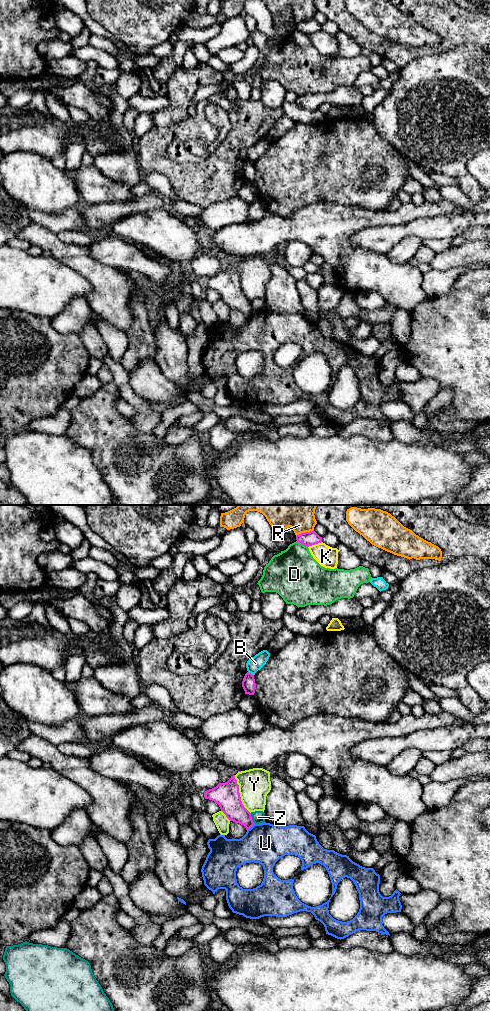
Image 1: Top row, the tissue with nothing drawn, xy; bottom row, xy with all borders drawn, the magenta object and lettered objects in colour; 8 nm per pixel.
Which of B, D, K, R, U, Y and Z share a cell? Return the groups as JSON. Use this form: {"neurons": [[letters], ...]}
{"neurons": [["B"], ["D"], ["K"], ["R"], ["U"], ["Y"], ["Z"]]}

